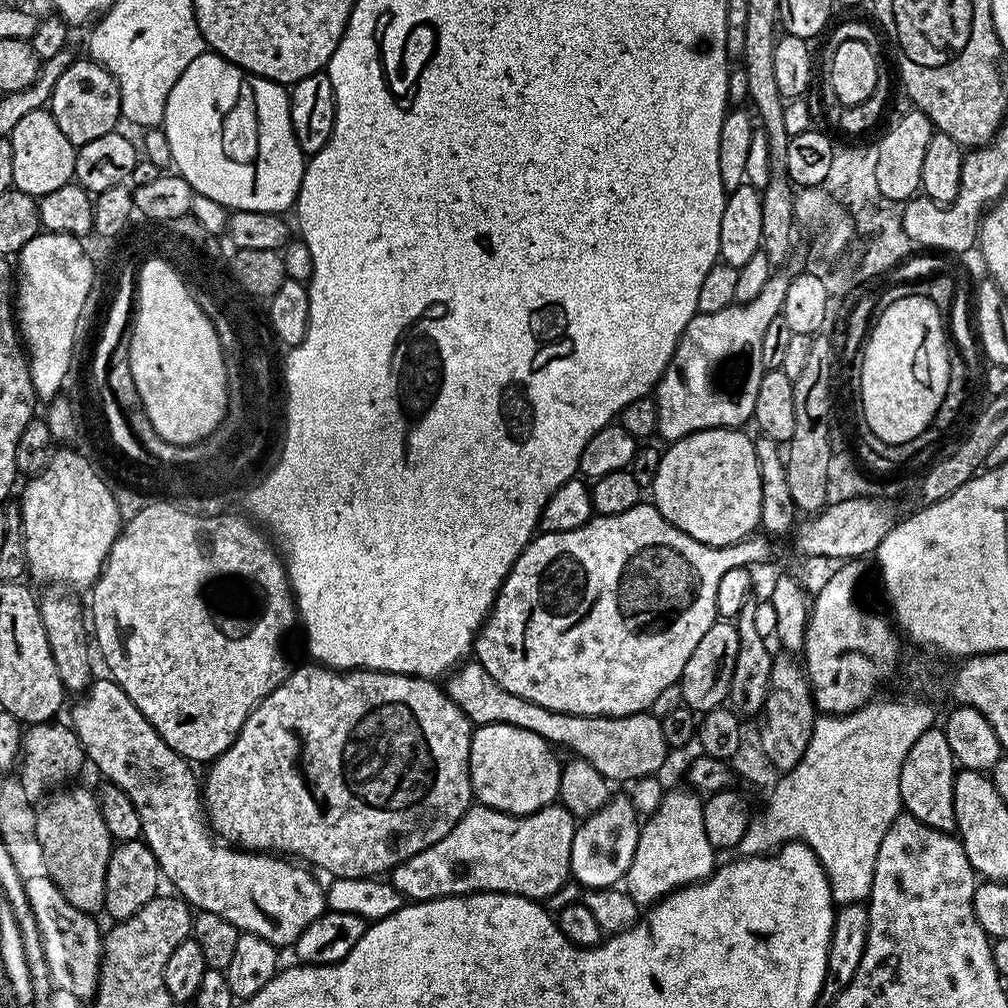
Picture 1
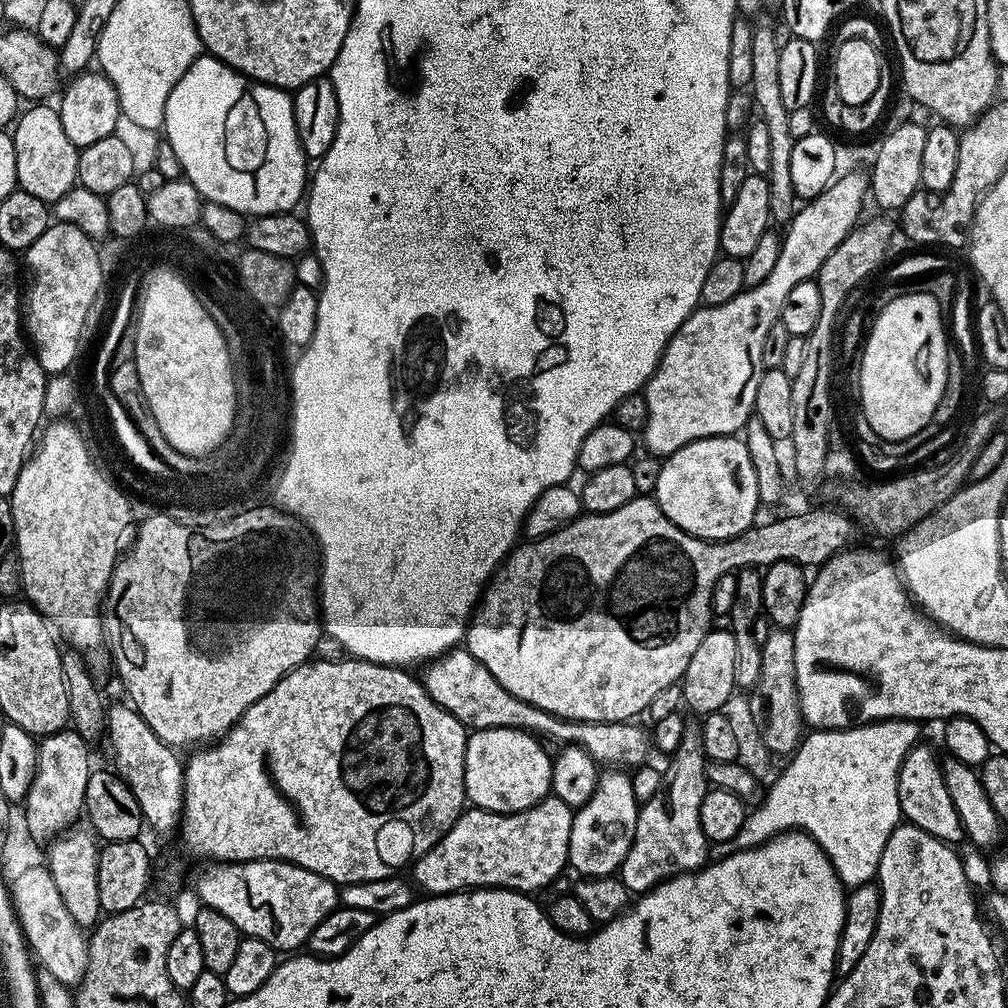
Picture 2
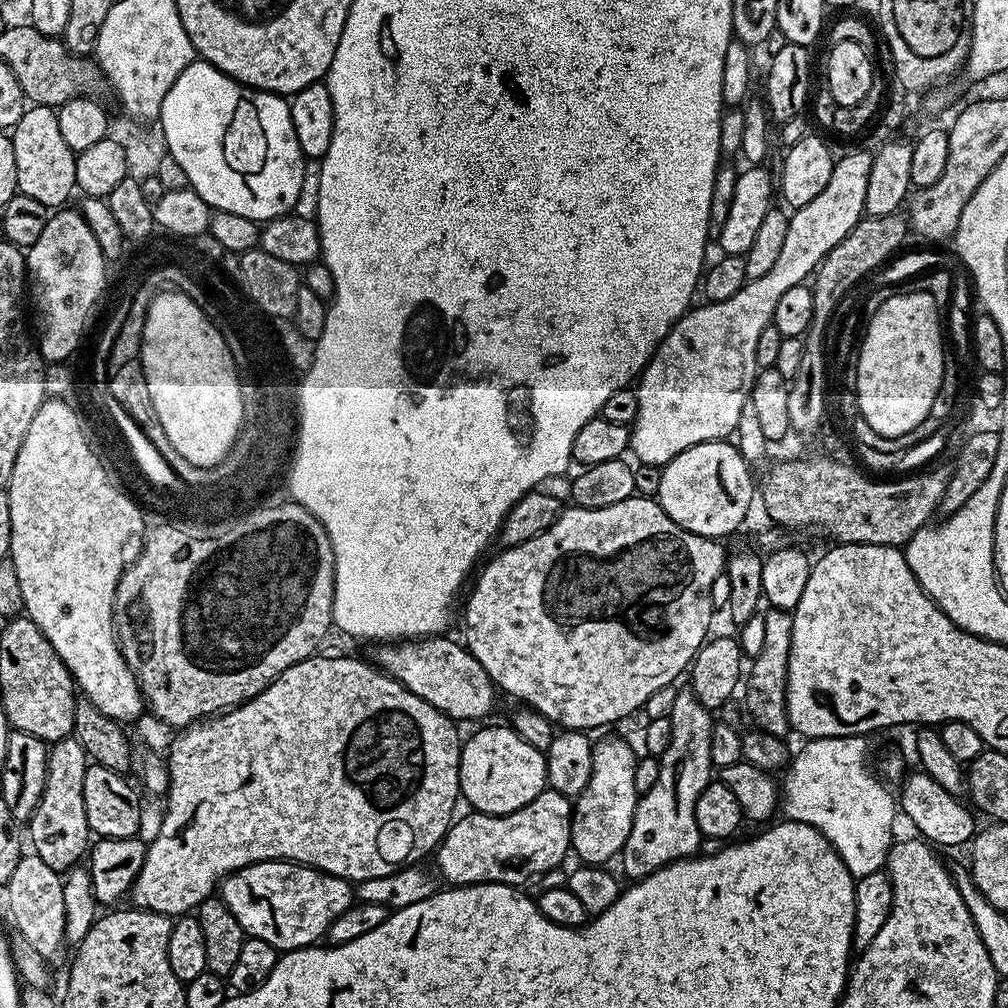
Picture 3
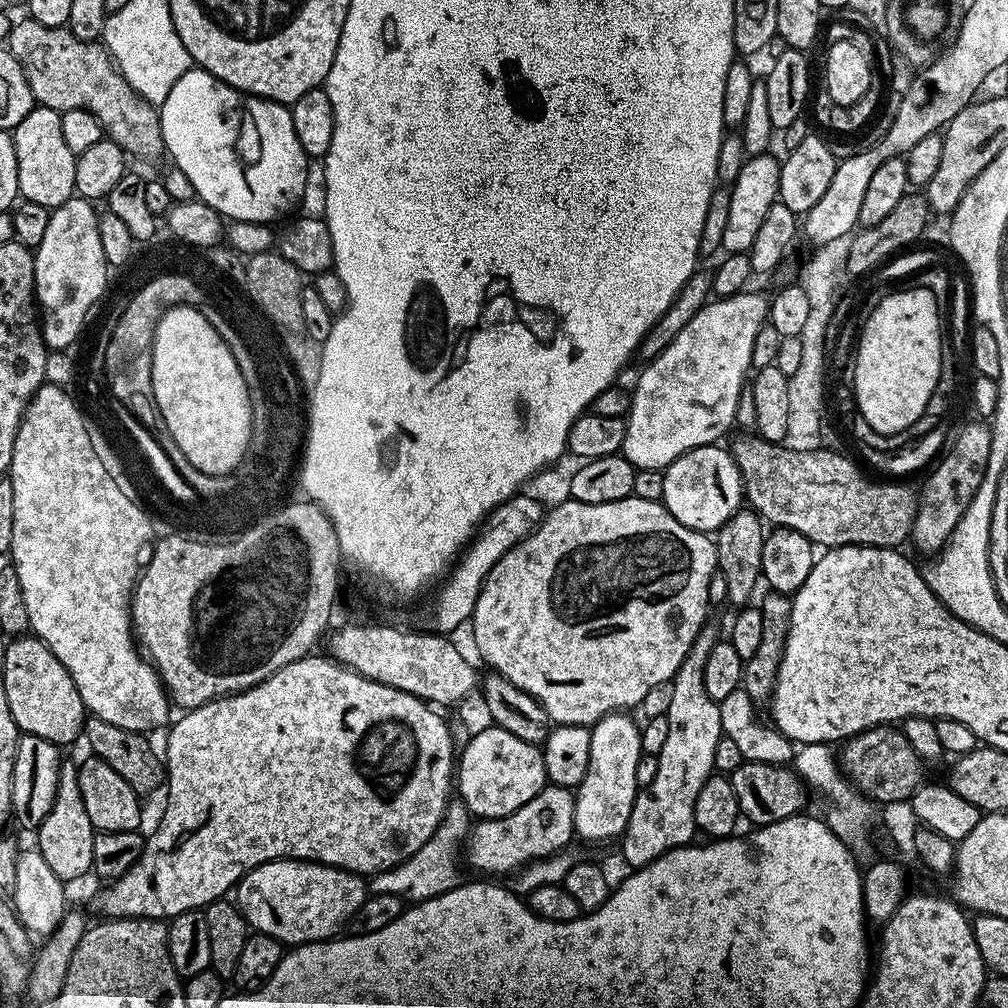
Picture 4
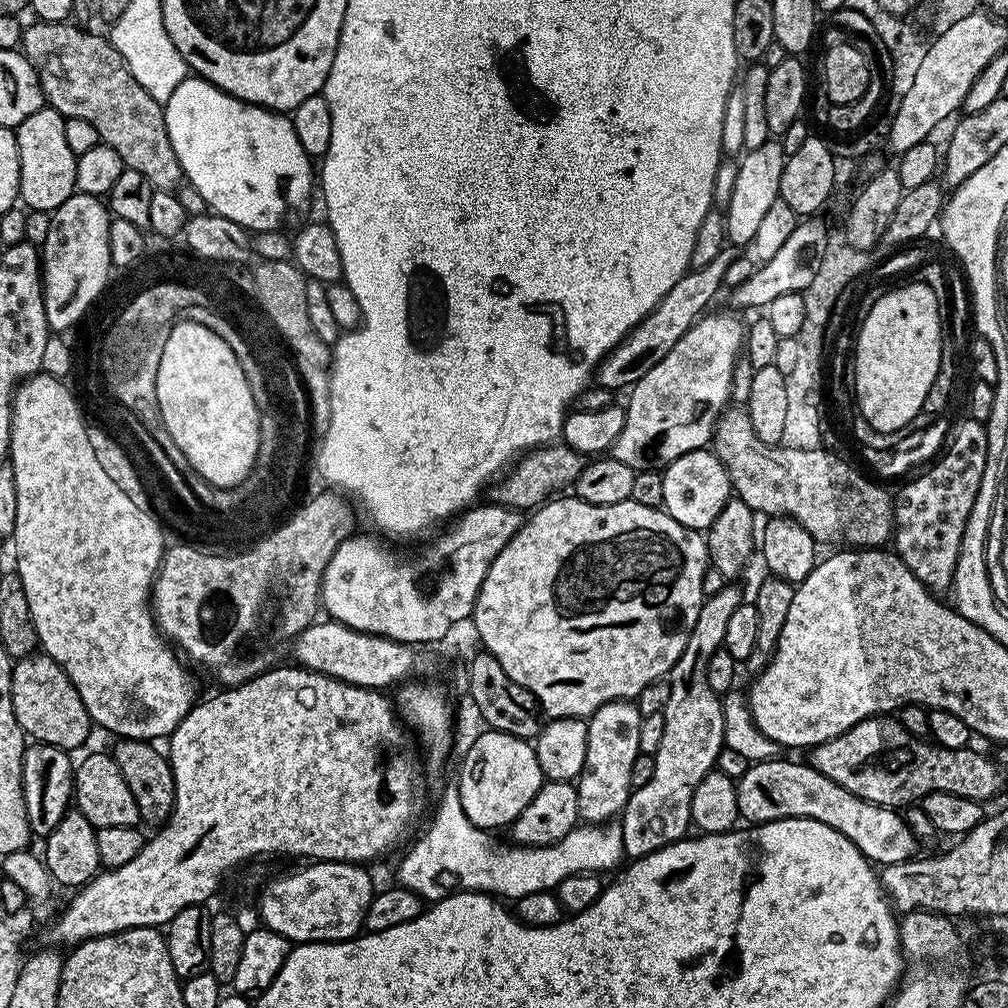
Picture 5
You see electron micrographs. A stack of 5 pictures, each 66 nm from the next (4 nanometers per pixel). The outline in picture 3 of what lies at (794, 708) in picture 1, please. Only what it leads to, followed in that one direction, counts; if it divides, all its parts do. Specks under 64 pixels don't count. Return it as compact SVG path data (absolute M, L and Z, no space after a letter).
M768 608L763 613L766 631L762 633L762 651L751 657L752 669L747 669L746 683L742 688L744 704L748 707L748 716L755 727L766 734L787 737L790 732L786 690L788 689L788 667L790 666L790 646L794 634L792 612L783 612L777 608Z

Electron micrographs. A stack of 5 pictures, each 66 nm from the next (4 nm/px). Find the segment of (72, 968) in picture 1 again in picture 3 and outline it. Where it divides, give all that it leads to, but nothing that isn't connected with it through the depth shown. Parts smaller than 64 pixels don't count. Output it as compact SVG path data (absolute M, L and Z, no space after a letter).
M24 854L21 855L14 874L10 874L10 882L6 887L10 890L8 901L10 911L14 914L16 928L22 930L22 934L36 947L38 954L42 954L45 958L58 955L60 947L65 947L66 944L64 939L66 910L64 909L64 882L61 873L50 870L50 866L46 866L46 862L42 862L42 858L38 858L35 854Z

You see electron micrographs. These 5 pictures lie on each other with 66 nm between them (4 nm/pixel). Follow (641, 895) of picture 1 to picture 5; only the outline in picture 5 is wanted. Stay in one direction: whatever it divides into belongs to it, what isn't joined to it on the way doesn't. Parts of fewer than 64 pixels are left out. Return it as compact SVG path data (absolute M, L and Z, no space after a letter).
M725 586L718 594L707 597L702 610L698 610L698 622L694 622L694 630L690 630L690 638L686 638L682 654L678 654L678 662L674 662L674 666L668 672L666 679L670 686L670 698L663 710L666 730L662 733L662 746L658 746L656 751L654 774L650 777L650 782L646 782L646 786L632 788L631 796L624 806L622 819L619 821L625 857L654 854L654 850L662 850L689 835L688 828L690 829L692 824L690 802L694 798L694 790L698 782L702 782L702 778L706 778L706 774L716 768L716 759L720 749L724 747L724 705L717 692L710 690L706 666L710 662L710 654L723 648L726 625L741 603L742 596L739 590L732 586Z

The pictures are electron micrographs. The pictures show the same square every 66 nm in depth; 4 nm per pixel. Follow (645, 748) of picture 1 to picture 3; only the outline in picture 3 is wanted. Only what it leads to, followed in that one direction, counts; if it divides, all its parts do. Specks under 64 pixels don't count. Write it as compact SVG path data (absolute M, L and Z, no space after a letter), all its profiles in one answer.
M447 635L425 636L414 640L402 640L399 642L384 642L379 645L380 648L374 657L375 663L379 665L388 675L394 677L406 690L418 694L430 706L434 706L442 714L446 714L453 722L460 720L480 720L492 708L492 703L498 697L498 689L492 680L486 674L482 662L474 658L472 653L459 639L447 640Z

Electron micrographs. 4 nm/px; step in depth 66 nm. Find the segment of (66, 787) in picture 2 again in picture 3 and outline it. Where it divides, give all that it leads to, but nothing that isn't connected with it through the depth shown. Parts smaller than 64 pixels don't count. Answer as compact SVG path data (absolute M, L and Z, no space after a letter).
M75 735L55 741L48 749L46 786L42 790L42 798L32 819L26 824L29 834L32 835L31 851L42 858L42 862L46 862L50 870L61 874L77 867L90 851L86 798L82 798L82 782L86 778L89 763L88 752Z

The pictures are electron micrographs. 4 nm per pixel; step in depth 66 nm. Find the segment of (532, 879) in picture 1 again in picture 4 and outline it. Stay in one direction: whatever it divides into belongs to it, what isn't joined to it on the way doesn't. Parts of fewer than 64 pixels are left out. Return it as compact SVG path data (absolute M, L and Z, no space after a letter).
M549 783L537 796L530 798L530 802L526 802L526 806L514 810L509 816L500 816L497 820L477 819L471 825L466 837L466 845L468 844L467 867L469 864L470 867L477 868L480 872L489 872L492 875L489 877L500 878L496 876L502 875L503 872L519 873L521 868L526 868L529 864L534 864L538 860L547 860L550 856L563 853L564 847L574 840L575 800L573 789Z

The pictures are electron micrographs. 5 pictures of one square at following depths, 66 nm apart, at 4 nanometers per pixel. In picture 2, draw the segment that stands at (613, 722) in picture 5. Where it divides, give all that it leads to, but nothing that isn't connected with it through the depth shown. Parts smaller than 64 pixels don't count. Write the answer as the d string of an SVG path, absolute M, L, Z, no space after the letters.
M612 768L603 771L597 779L597 790L583 807L572 816L568 863L572 870L585 876L608 876L617 873L633 844L637 829L640 802L634 798L631 775Z

